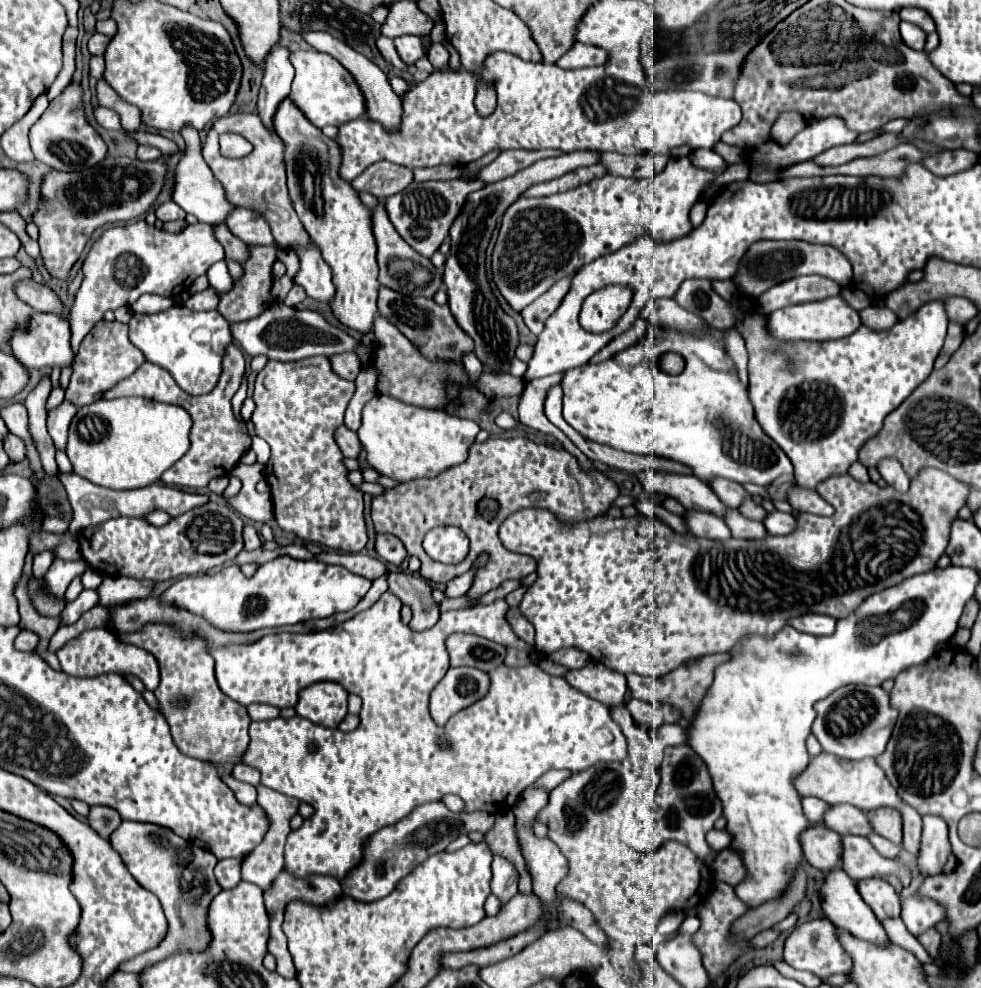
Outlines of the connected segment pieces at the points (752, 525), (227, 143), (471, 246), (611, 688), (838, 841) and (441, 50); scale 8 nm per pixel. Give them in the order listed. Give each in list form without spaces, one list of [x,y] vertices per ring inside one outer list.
[[[732,509],[732,515],[728,515],[728,519],[724,519],[724,521],[728,523],[728,527],[736,539],[764,539],[764,537],[768,537],[768,531],[760,521],[746,519],[744,515],[740,515],[738,509]]]
[[[226,135],[220,139],[220,151],[224,157],[244,157],[252,151],[252,145],[240,135]]]
[[[574,151],[554,159],[542,159],[508,179],[488,183],[484,189],[468,195],[460,215],[456,217],[456,223],[452,225],[450,231],[452,249],[450,249],[450,257],[446,259],[446,271],[442,277],[444,285],[448,287],[448,305],[452,309],[456,323],[474,339],[476,357],[492,373],[508,373],[514,351],[520,345],[516,321],[500,307],[486,275],[486,249],[496,229],[498,217],[504,215],[504,211],[520,197],[520,191],[526,191],[526,187],[548,179],[556,179],[566,171],[584,165],[594,165],[594,163],[596,163],[596,151]]]
[[[590,661],[586,667],[578,671],[568,671],[564,679],[572,683],[572,687],[580,689],[582,693],[588,693],[590,697],[594,697],[596,701],[608,707],[624,703],[626,677],[610,671],[598,661]]]
[[[816,825],[810,827],[802,837],[800,837],[804,857],[806,861],[820,869],[822,873],[830,873],[840,867],[842,863],[842,837],[836,835],[836,831]]]
[[[434,43],[428,51],[428,61],[434,65],[434,69],[446,69],[448,61],[450,61],[450,53],[442,43]]]

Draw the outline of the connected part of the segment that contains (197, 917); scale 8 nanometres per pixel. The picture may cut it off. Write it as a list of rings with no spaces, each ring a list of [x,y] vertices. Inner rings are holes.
[[[122,821],[110,839],[114,851],[120,853],[128,871],[144,889],[152,891],[166,913],[168,935],[158,949],[150,951],[152,963],[160,963],[176,953],[204,953],[210,947],[212,933],[208,931],[208,907],[222,891],[214,877],[216,857],[202,847],[192,845],[174,831],[140,821]]]

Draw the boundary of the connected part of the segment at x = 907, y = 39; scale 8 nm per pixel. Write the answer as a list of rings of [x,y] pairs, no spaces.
[[[902,21],[902,23],[900,23],[900,35],[902,35],[902,41],[904,41],[910,49],[914,49],[914,51],[924,51],[926,33],[924,33],[920,27]]]

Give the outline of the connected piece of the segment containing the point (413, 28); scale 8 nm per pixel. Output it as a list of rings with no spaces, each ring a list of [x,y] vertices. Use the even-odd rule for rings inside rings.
[[[414,1],[392,3],[386,23],[382,25],[382,35],[400,37],[400,35],[430,35],[434,21],[424,15],[424,11]]]

